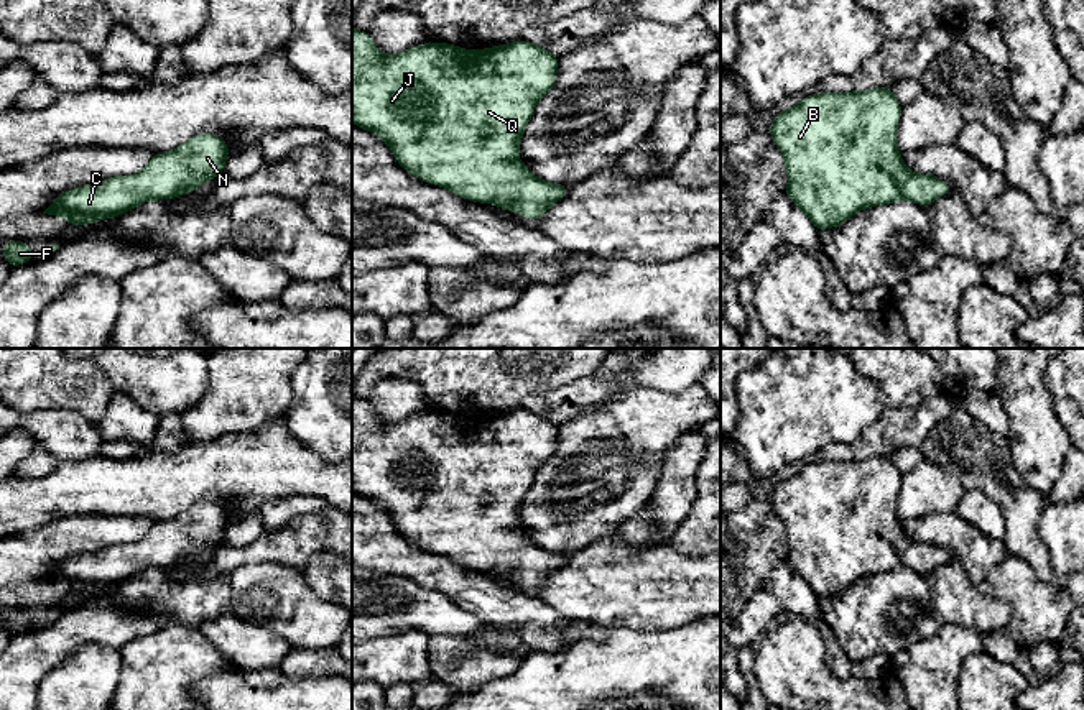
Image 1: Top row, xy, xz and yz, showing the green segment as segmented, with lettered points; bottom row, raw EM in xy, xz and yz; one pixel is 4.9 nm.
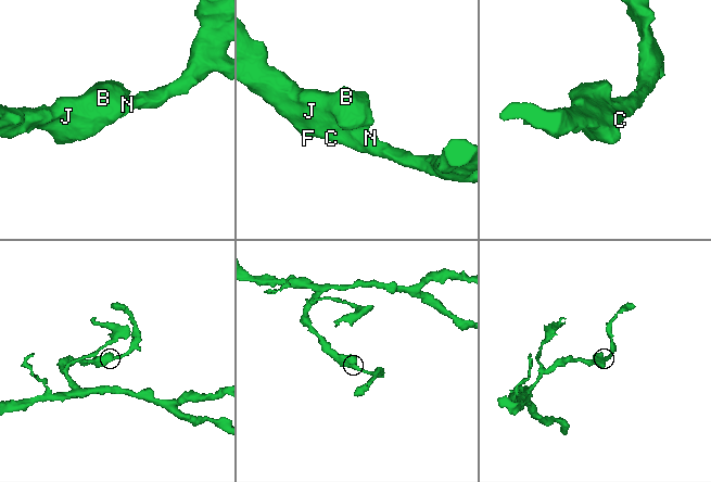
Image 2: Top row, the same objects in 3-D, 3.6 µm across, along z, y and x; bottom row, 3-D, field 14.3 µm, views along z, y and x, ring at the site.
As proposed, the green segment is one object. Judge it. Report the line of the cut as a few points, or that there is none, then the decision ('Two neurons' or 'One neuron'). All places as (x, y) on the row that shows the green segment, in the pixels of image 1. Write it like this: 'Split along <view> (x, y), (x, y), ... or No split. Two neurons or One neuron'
No split. One neuron

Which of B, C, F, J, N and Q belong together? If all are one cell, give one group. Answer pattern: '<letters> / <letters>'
B C F J N Q

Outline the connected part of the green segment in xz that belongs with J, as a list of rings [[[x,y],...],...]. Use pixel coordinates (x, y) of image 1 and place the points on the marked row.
[[[352,26],[352,122],[380,135],[416,178],[536,220],[569,186],[541,181],[513,158],[535,105],[554,85],[558,59],[528,41],[475,51],[428,43],[383,56],[367,31]]]

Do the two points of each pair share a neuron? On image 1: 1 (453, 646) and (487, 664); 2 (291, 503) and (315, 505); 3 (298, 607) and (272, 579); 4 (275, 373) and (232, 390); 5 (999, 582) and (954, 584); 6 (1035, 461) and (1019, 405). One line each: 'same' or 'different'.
1: same
2: same
3: same
4: same
5: different
6: same

